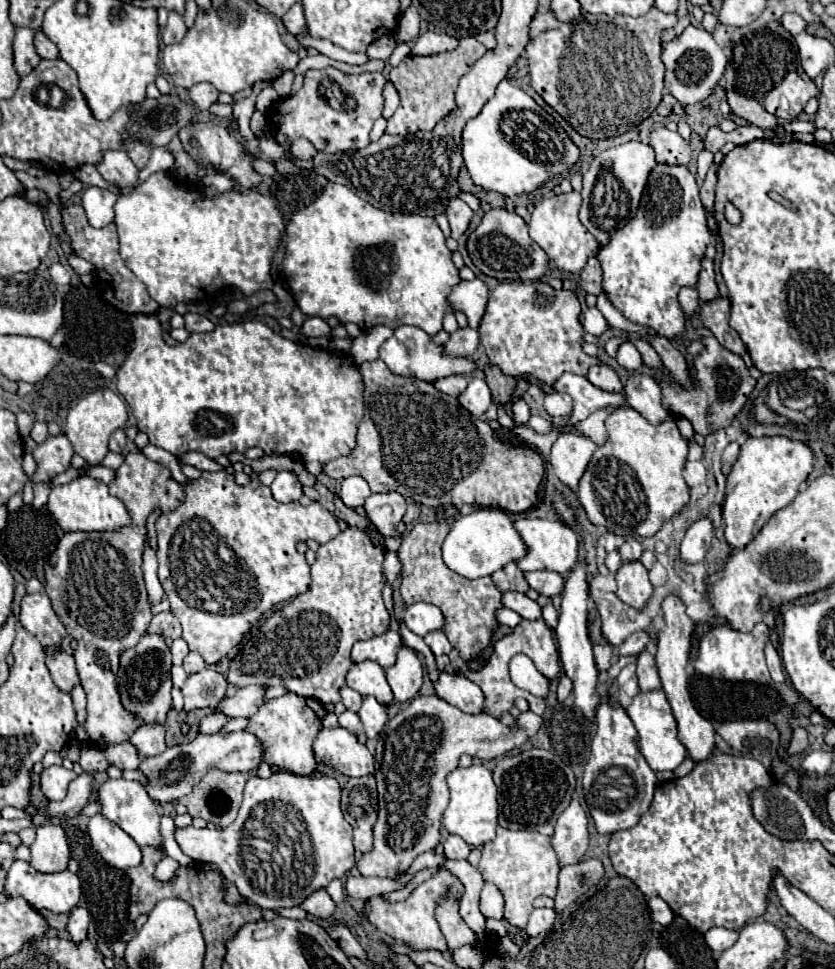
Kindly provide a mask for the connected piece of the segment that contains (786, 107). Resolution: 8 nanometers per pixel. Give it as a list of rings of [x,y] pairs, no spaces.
[[[789,71],[779,85],[775,85],[761,105],[781,121],[791,121],[803,113],[805,103],[819,95],[813,81],[803,81],[797,71]]]

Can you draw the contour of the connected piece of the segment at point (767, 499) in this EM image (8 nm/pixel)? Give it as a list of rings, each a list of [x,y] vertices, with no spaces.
[[[749,437],[741,445],[739,459],[727,475],[727,497],[723,503],[725,539],[729,547],[745,547],[779,509],[789,505],[799,485],[815,467],[815,453],[803,441],[789,437]]]

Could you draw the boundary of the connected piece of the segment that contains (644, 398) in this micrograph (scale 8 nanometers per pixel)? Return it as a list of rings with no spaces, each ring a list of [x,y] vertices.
[[[639,371],[631,373],[625,381],[623,395],[625,395],[629,407],[639,411],[651,423],[673,419],[673,415],[661,405],[659,385],[655,383],[653,377],[649,377],[645,373],[639,373]]]

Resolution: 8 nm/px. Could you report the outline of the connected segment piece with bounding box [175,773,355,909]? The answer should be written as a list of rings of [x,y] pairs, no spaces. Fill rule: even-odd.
[[[273,773],[269,779],[261,779],[261,777],[251,777],[249,781],[247,781],[247,785],[245,785],[245,791],[243,791],[243,805],[241,805],[241,809],[239,809],[239,815],[237,815],[237,819],[227,827],[227,829],[215,829],[215,831],[209,831],[207,827],[205,829],[195,829],[193,825],[189,825],[189,827],[175,827],[175,841],[179,843],[179,847],[181,847],[181,851],[185,853],[185,855],[189,855],[191,859],[195,859],[195,861],[201,861],[201,863],[215,863],[217,865],[217,869],[233,883],[233,885],[237,885],[237,889],[239,889],[239,893],[243,895],[243,897],[247,897],[251,903],[255,903],[257,907],[261,907],[261,909],[279,909],[279,907],[295,907],[295,905],[299,905],[299,903],[303,903],[315,889],[323,889],[323,887],[327,887],[329,885],[329,881],[331,879],[335,879],[335,877],[343,877],[351,867],[353,867],[353,863],[355,863],[355,859],[353,859],[353,843],[351,843],[351,825],[345,821],[345,817],[343,817],[343,813],[341,813],[341,807],[339,807],[339,801],[341,801],[341,787],[339,787],[339,783],[337,783],[337,779],[335,777],[327,777],[327,775],[293,775],[293,773]],[[267,813],[271,815],[271,817],[289,817],[289,821],[291,821],[291,817],[293,817],[293,813],[297,813],[299,815],[299,819],[303,821],[303,823],[299,823],[299,819],[295,819],[295,827],[297,825],[301,825],[301,829],[305,829],[305,833],[301,833],[299,835],[299,845],[301,845],[301,839],[303,837],[307,837],[309,841],[309,845],[301,845],[301,847],[307,847],[307,857],[303,857],[303,855],[297,855],[295,853],[295,847],[291,847],[291,851],[287,851],[289,847],[285,845],[285,843],[281,843],[281,839],[279,839],[279,835],[273,831],[273,829],[269,829],[269,825],[267,825]]]

